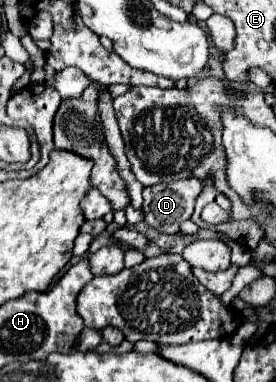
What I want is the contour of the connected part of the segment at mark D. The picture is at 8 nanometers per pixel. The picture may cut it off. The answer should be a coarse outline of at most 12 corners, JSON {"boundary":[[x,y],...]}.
{"boundary":[[197,179],[143,189],[145,223],[175,235],[193,215]]}

